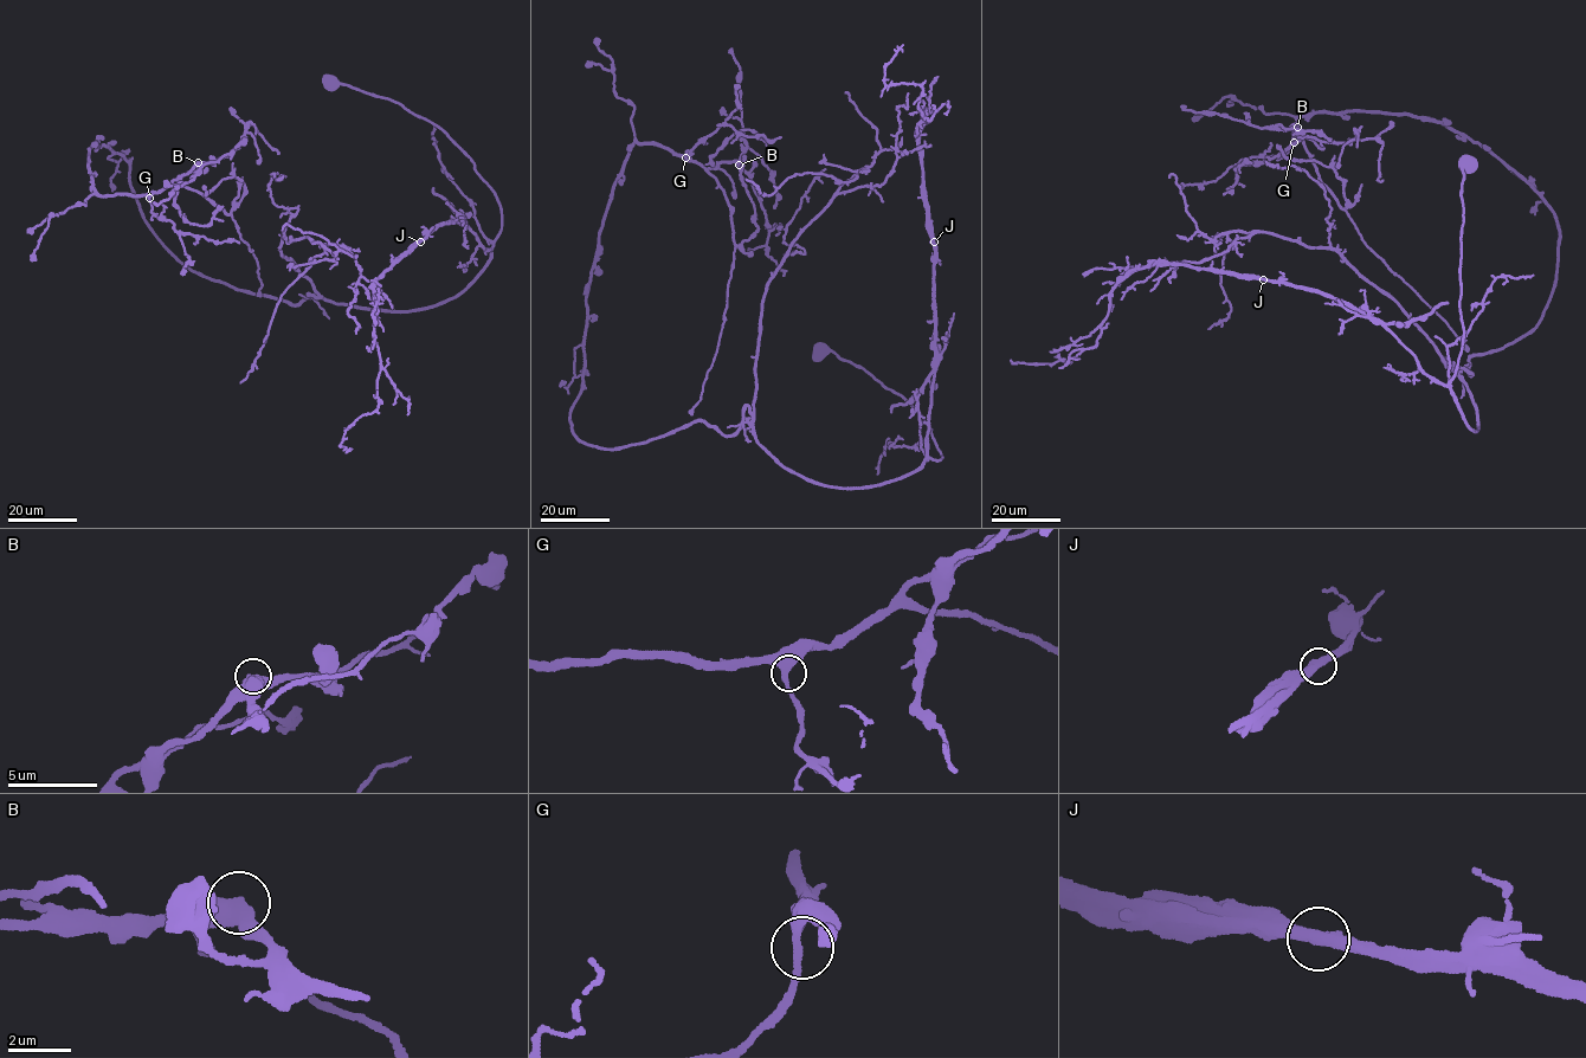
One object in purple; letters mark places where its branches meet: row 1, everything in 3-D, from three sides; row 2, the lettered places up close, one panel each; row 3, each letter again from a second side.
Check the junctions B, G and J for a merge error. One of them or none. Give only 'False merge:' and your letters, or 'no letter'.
False merge: no letter

